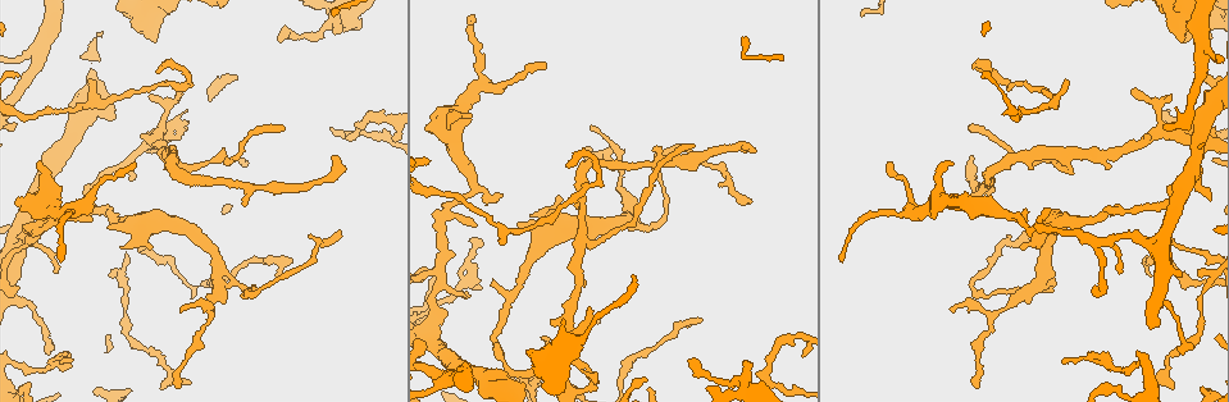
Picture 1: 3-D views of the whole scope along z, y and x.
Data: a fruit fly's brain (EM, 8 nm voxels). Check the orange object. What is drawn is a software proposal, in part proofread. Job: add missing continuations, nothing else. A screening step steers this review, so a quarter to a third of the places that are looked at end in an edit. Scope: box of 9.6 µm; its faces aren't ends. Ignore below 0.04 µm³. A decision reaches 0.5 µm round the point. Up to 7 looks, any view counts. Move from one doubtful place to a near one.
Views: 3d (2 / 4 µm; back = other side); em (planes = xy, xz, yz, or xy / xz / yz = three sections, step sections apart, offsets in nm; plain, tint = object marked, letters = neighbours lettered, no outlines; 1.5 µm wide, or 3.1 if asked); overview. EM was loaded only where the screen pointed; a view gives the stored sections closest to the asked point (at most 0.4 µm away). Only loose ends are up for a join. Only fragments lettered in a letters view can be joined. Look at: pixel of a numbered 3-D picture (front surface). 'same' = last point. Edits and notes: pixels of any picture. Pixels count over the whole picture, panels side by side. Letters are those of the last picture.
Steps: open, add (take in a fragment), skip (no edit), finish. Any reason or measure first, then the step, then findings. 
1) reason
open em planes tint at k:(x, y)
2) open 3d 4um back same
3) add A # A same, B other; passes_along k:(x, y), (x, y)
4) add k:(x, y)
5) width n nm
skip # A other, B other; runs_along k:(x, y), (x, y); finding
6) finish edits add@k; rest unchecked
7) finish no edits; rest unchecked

branch stops here
open em planes letters at 1:(1022, 235)

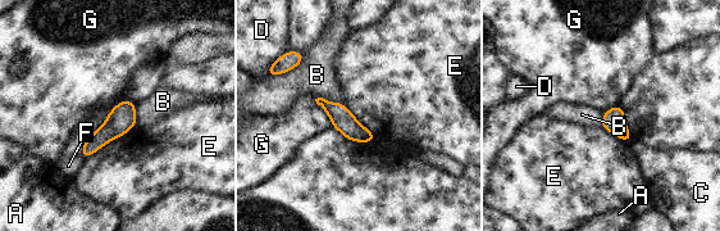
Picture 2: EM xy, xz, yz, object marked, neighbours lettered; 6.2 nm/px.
width 140 nm
skip # A other, B other, C other, D other, E other, F other, G other; border 2:(315, 98), (315, 102), (333, 126); none of them fits

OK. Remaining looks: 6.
an open end
open 3d 2um at 1:(1186, 39)

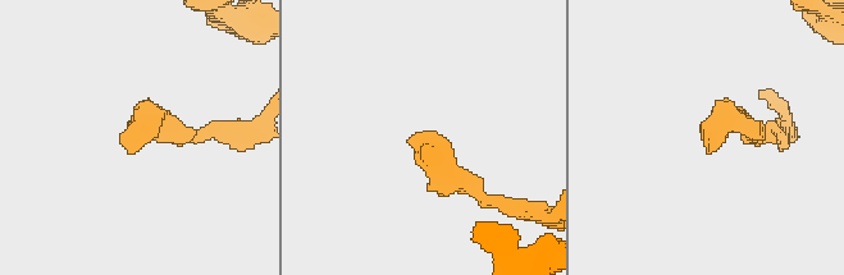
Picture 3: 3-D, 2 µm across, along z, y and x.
now the EM
open em planes plain at 3:(124, 149)

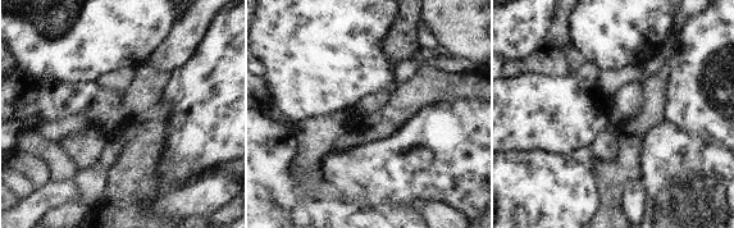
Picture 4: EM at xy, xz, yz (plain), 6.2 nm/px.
open em planes letters same

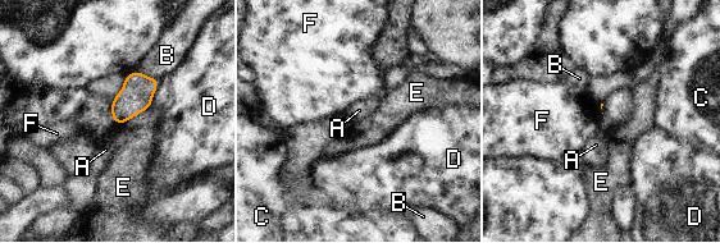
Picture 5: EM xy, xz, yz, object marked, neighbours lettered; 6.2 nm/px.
skip # A other, B other, C other, D other, E other, F other; border 5:(150, 106), (126, 122), (115, 124); none of them fits

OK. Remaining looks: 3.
branch stops here
open 3d 4um at 1:(427, 160)

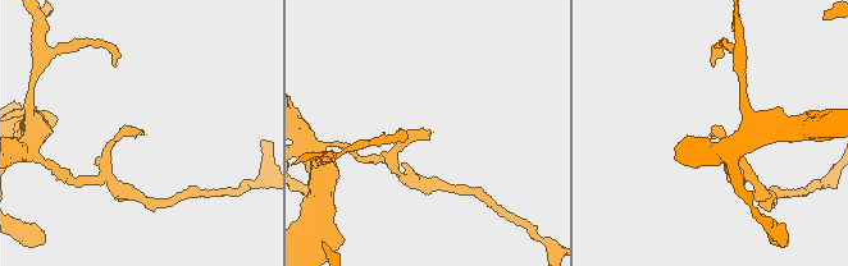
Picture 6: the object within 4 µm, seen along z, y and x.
shape alone is not enough
open em yz step 8 tint at 6:(715, 132)

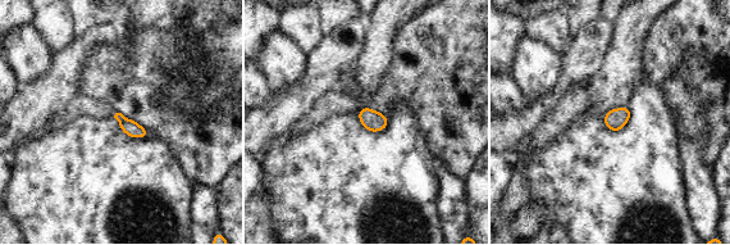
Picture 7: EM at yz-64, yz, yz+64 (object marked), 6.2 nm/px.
cut it another way
open em planes letters same

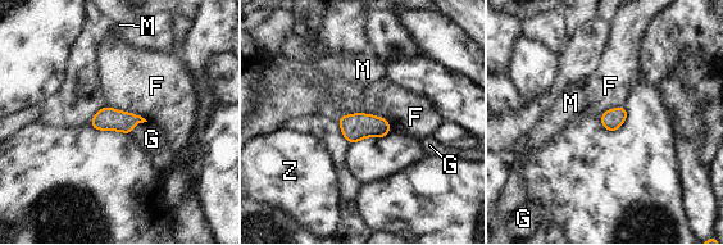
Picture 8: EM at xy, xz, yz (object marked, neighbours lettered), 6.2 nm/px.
add G # F other, G same, M other, Z other; passes_along 8:(108, 118), (136, 125), (151, 139); it goes on there

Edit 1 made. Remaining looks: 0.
finish edits add@8; rest unchecked

